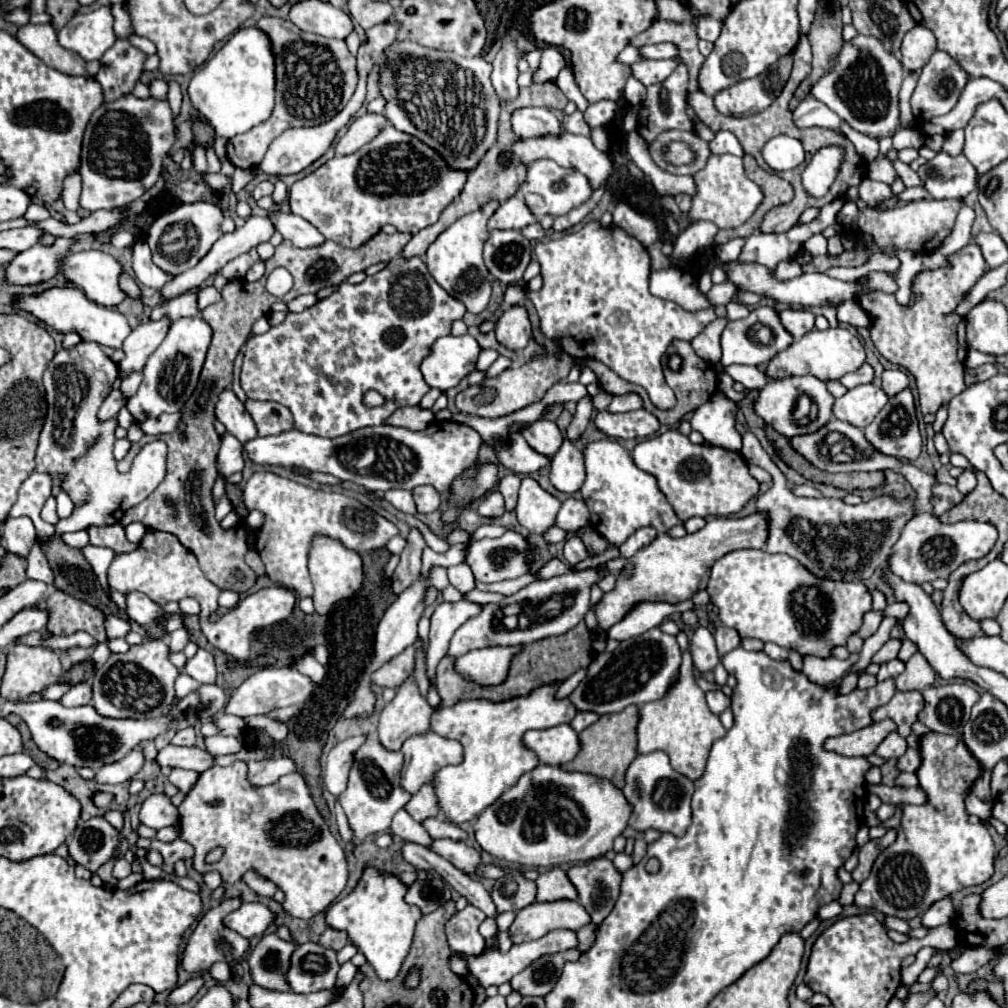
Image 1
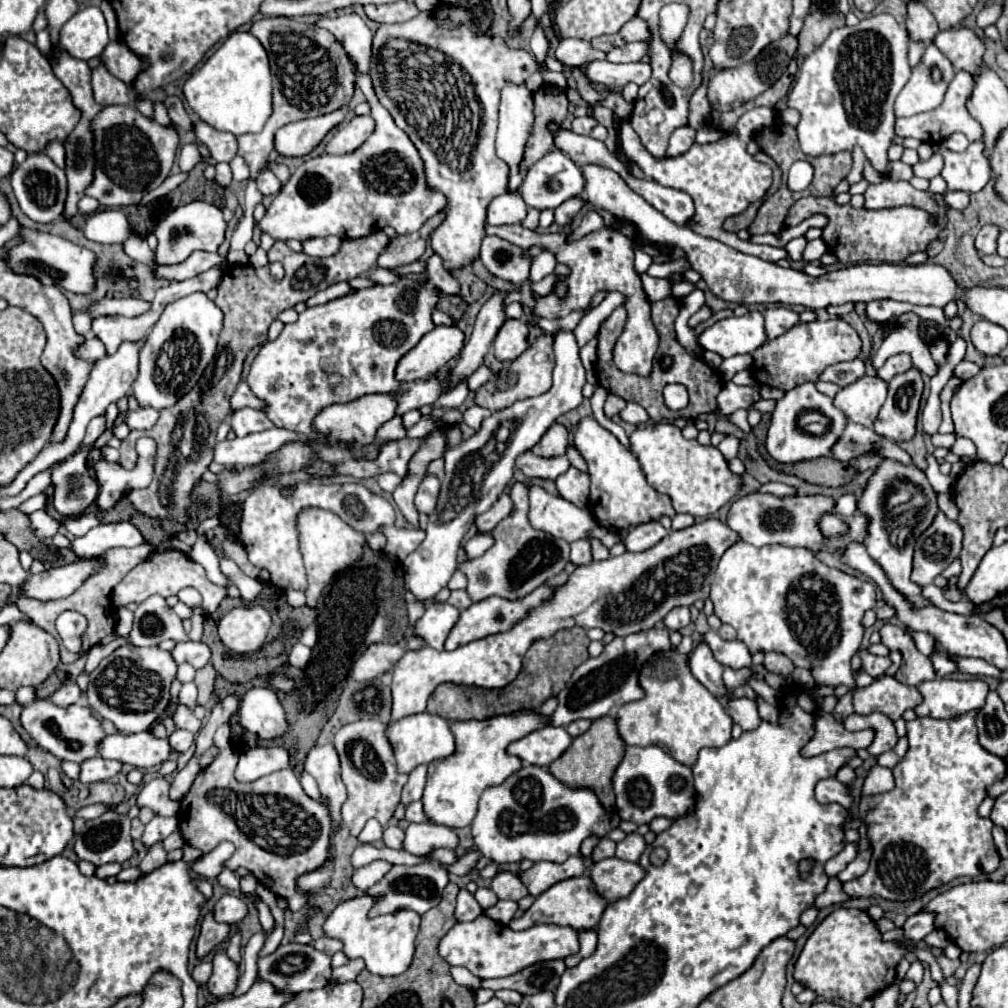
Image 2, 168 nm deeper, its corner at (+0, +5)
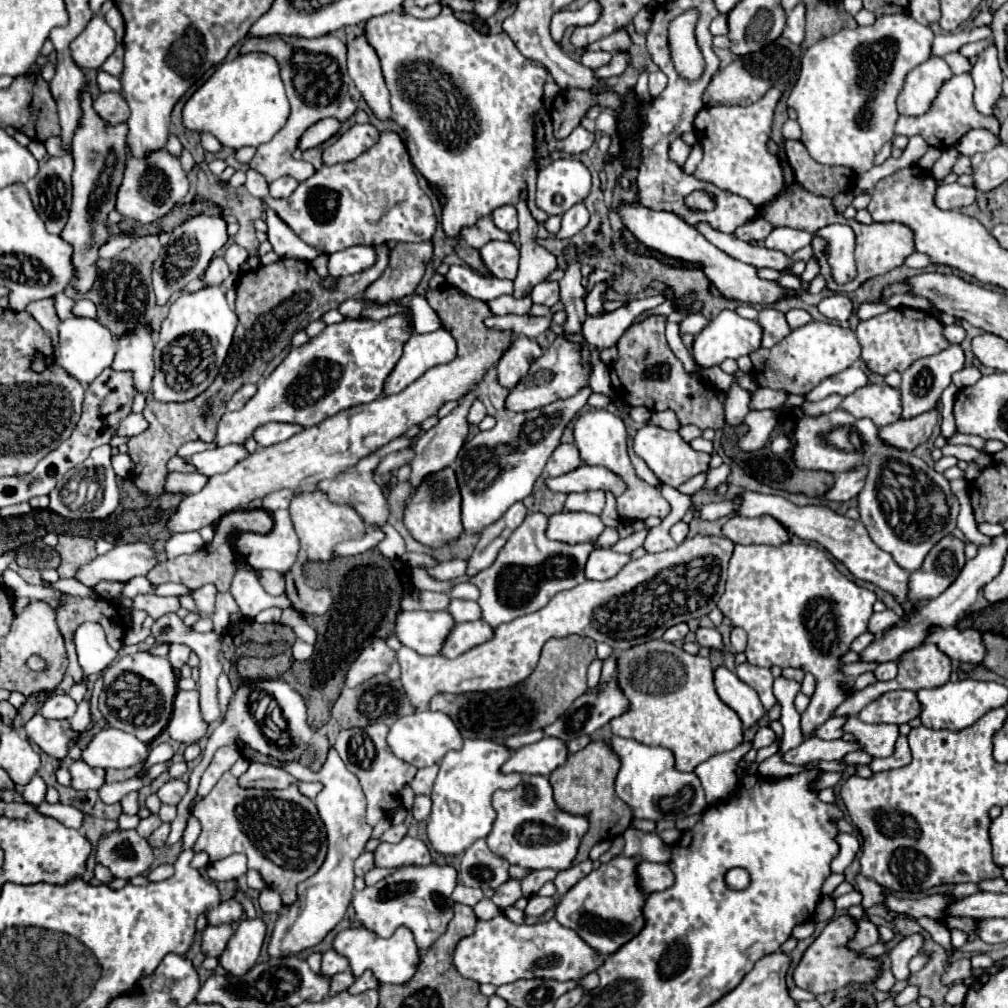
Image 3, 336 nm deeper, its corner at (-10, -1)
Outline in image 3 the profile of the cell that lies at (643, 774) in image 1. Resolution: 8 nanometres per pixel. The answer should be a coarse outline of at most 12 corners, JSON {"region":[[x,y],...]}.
{"region":[[610,736],[616,794],[634,818],[706,810],[700,780],[674,754]]}

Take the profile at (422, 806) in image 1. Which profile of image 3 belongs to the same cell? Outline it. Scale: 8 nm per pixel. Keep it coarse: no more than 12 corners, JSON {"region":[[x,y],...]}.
{"region":[[438,764],[420,768],[410,782],[416,794],[430,794]]}

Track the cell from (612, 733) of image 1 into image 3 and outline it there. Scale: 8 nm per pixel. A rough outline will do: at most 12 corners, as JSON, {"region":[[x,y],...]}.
{"region":[[604,740],[548,778],[560,810],[590,824],[572,864],[632,820],[616,798],[620,760]]}

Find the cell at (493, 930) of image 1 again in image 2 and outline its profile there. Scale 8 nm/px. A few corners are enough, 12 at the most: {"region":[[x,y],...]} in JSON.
{"region":[[498,900],[484,914],[498,924],[512,920],[518,904]]}

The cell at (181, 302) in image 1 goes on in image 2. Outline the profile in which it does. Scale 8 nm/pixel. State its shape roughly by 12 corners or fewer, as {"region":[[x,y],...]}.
{"region":[[138,298],[102,300],[90,308],[90,316],[120,314],[140,316],[150,302]]}

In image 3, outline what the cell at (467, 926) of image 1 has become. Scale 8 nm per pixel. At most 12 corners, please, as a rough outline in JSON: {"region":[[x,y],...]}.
{"region":[[458,884],[452,900],[476,906],[482,900],[480,888]]}

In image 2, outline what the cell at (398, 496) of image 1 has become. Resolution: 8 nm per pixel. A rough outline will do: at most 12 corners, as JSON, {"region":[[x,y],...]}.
{"region":[[380,474],[378,484],[384,492],[394,492],[402,478],[396,474]]}

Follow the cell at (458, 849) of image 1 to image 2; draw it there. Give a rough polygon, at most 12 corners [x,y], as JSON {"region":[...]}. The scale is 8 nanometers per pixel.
{"region":[[432,822],[408,826],[404,850],[428,854],[456,850],[452,828]]}

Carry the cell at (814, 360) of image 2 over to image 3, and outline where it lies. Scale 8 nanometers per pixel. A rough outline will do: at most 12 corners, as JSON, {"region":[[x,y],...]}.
{"region":[[808,322],[750,354],[762,388],[806,394],[860,358],[856,332]]}

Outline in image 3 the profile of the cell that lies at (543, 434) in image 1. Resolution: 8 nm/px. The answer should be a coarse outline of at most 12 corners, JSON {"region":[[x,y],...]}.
{"region":[[560,444],[546,464],[550,478],[576,470],[574,444]]}

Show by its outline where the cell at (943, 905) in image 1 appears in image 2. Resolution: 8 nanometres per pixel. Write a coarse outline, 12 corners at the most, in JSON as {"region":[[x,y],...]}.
{"region":[[918,912],[906,920],[904,938],[920,942],[934,930],[934,916]]}

